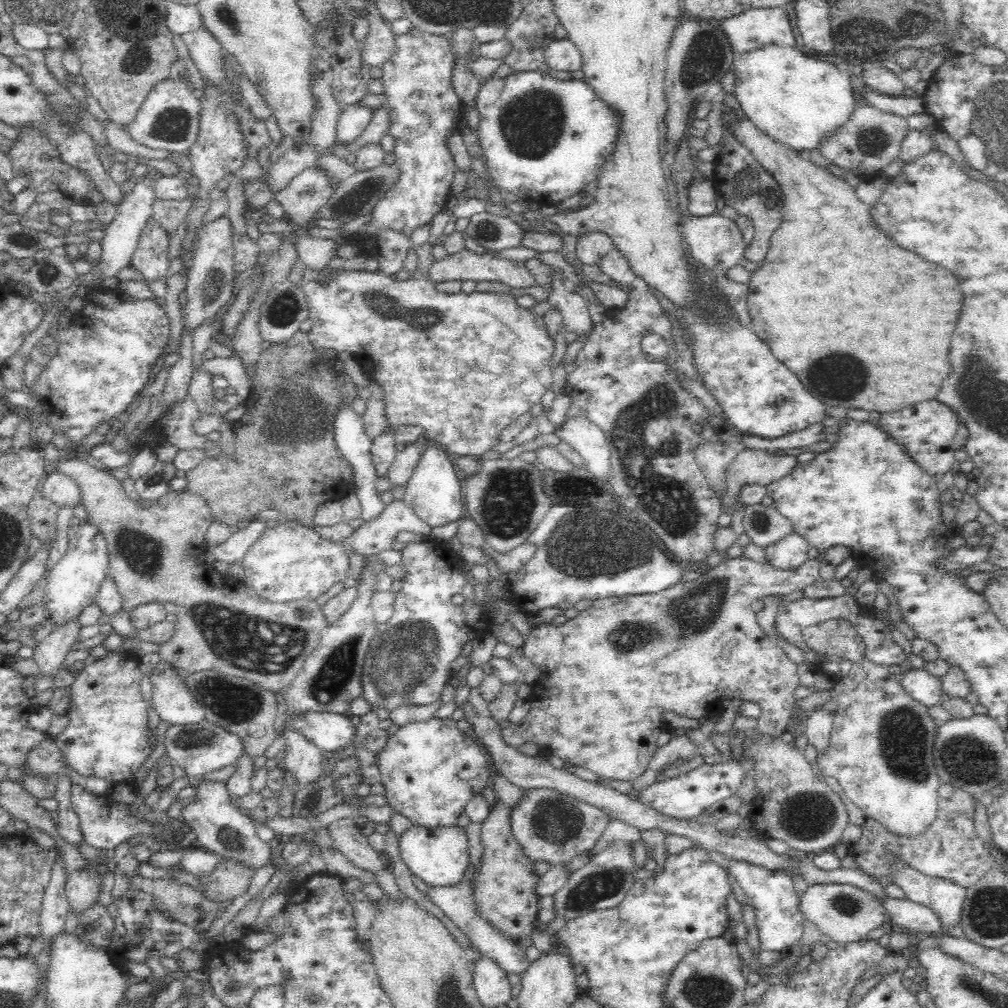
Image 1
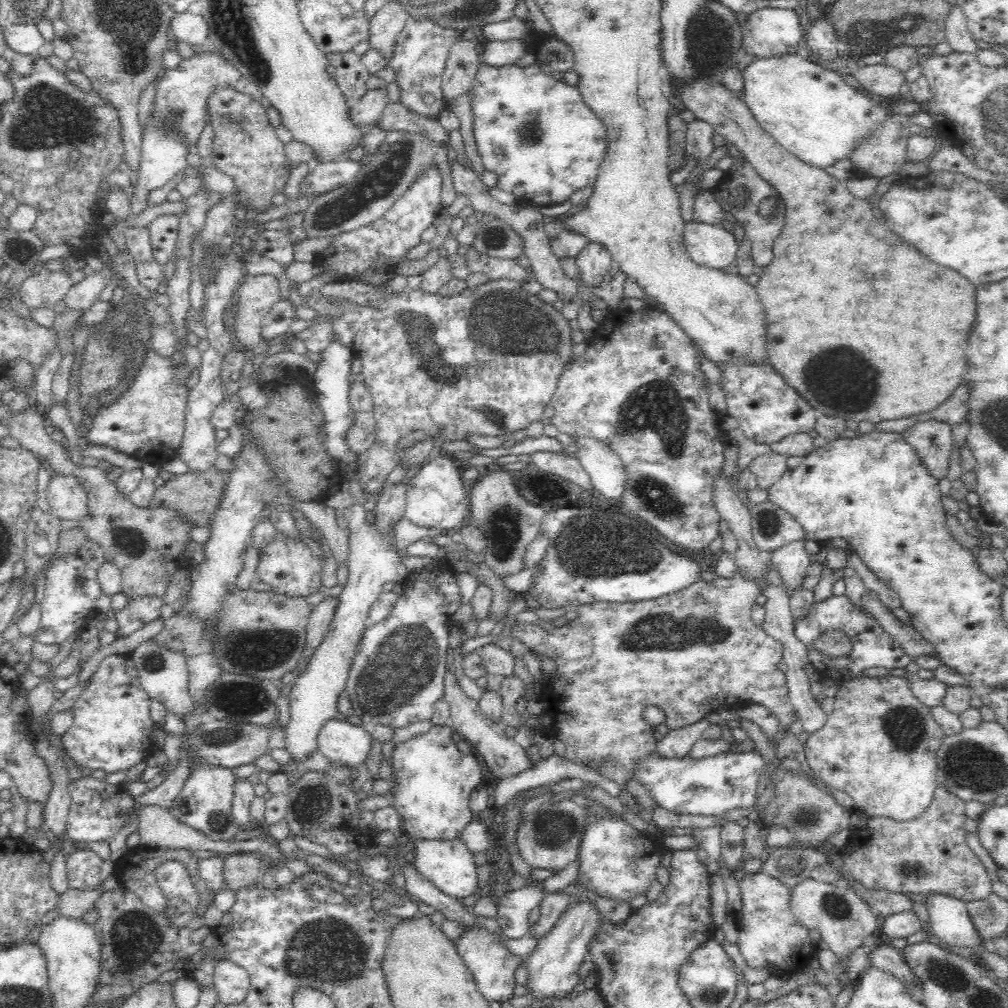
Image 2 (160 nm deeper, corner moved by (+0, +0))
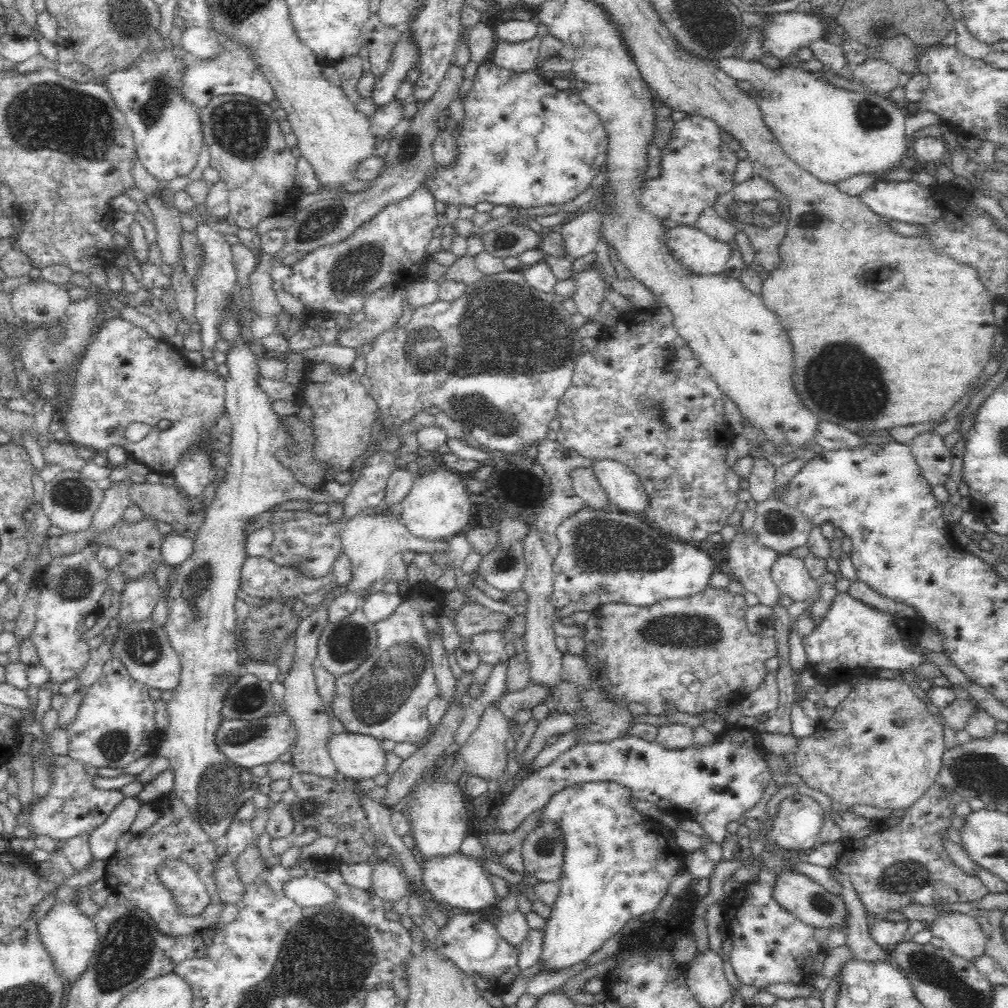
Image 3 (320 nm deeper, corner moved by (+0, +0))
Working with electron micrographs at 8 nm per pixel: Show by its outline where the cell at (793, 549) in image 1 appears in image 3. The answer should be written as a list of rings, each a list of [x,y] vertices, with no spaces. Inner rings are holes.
[[[781,554],[772,566],[772,580],[778,585],[785,601],[801,601],[820,596],[820,587],[806,570],[804,559]]]

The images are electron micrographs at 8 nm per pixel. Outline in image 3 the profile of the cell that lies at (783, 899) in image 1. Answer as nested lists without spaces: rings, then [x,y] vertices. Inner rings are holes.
[[[758,880],[758,882],[752,882],[752,884],[741,884],[738,889],[734,892],[731,900],[731,904],[728,904],[724,907],[724,919],[725,922],[730,927],[730,931],[732,931],[732,949],[730,954],[730,963],[735,971],[735,975],[740,981],[741,985],[751,985],[756,987],[759,990],[765,990],[765,987],[768,985],[776,984],[776,983],[790,983],[790,984],[802,984],[808,981],[813,977],[813,968],[812,964],[814,964],[814,959],[818,951],[822,950],[822,947],[818,945],[816,940],[813,938],[813,932],[815,930],[814,927],[808,926],[806,924],[800,923],[794,915],[792,915],[788,910],[785,910],[779,902],[776,901],[774,896],[775,891],[775,882],[766,882],[766,880]]]

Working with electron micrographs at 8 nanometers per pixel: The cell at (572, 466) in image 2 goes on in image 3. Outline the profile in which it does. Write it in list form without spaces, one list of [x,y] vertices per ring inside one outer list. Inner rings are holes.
[[[574,467],[567,472],[574,493],[587,507],[594,510],[600,510],[609,506],[608,496],[594,476],[591,467]]]

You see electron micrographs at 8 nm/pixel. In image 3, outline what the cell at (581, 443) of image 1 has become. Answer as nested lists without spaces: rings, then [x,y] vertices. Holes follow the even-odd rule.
[[[592,458],[590,467],[608,496],[609,503],[616,504],[620,512],[644,512],[648,498],[641,482],[628,465],[611,458]]]

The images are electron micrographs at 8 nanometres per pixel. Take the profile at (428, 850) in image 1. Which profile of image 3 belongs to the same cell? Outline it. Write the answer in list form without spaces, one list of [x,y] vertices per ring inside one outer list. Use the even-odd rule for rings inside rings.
[[[462,852],[424,858],[421,869],[424,883],[428,887],[429,898],[450,906],[452,910],[464,909],[468,912],[480,912],[486,907],[497,904],[498,900],[488,872],[474,858],[464,855]]]

